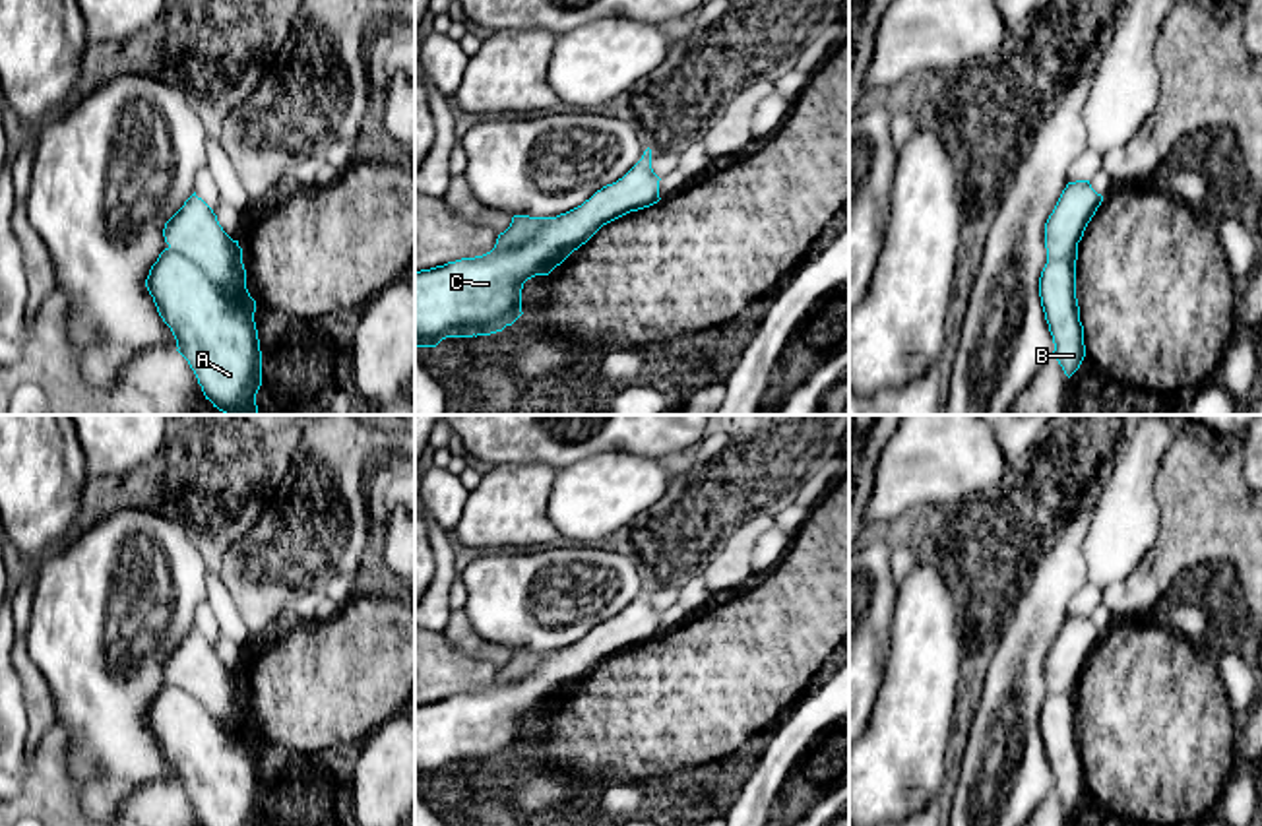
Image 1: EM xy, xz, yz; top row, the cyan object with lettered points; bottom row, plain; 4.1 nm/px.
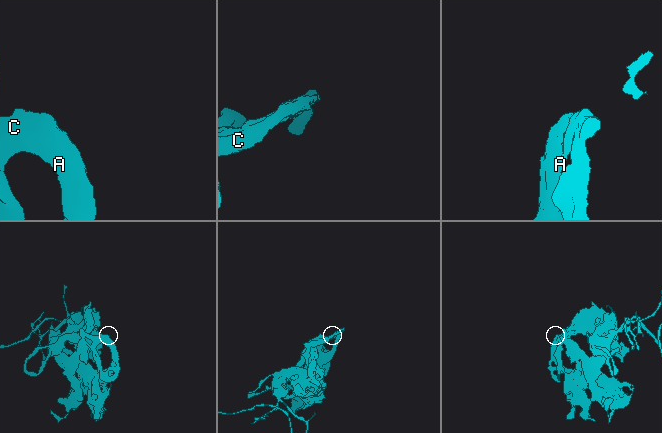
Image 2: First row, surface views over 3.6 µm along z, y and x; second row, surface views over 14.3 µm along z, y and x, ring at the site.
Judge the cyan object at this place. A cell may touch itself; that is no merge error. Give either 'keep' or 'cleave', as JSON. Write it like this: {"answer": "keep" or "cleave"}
{"answer": "keep"}

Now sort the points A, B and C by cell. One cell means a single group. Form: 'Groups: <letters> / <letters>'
Groups: A B C

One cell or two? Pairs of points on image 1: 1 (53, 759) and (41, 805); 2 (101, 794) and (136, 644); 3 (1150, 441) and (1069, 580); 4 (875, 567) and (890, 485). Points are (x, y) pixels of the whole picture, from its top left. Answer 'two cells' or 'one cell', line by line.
1: one cell
2: one cell
3: two cells
4: two cells

